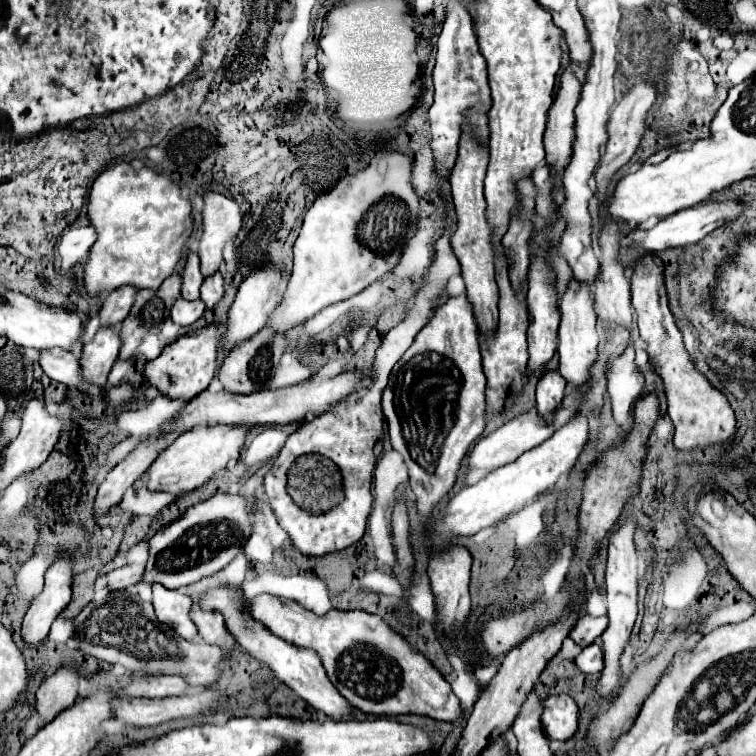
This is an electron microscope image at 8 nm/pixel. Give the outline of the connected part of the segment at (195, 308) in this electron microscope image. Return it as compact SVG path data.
M177 298L175 306L171 308L171 318L175 324L179 326L189 326L193 324L197 318L201 318L201 314L205 312L205 306L201 300L195 302L187 302L185 298Z

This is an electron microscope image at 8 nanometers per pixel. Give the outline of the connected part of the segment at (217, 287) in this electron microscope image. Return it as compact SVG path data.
M215 272L203 280L201 286L201 300L205 302L207 308L213 308L223 296L223 276L221 272Z

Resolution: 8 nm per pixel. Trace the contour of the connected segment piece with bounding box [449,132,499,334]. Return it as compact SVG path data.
M467 132L461 138L459 144L459 158L451 174L451 190L453 190L453 204L457 218L457 230L451 238L451 246L455 256L461 262L463 270L463 280L467 286L467 298L471 298L473 312L477 318L479 332L491 334L497 326L497 300L499 300L499 290L495 282L495 266L493 266L493 246L491 246L491 226L487 224L485 218L485 196L483 196L483 178L485 178L485 168L487 168L489 152L479 146Z

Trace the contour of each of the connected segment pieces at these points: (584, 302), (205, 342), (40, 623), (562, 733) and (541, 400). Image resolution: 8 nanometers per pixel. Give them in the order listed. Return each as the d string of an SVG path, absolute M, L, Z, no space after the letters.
M571 282L567 284L567 292L561 298L559 304L561 312L561 324L559 324L559 372L567 382L571 382L575 388L585 388L591 378L591 366L597 360L597 346L599 346L599 334L597 334L597 314L593 310L593 296L591 286L587 282Z
M205 326L165 346L163 352L155 360L149 360L143 368L147 384L157 388L163 396L169 396L169 398L179 398L183 402L195 398L201 390L209 386L215 370L219 368L217 356L219 356L219 344L221 344L223 332L225 328L221 326Z
M61 554L59 560L47 570L43 592L31 604L23 620L21 636L27 646L39 646L47 638L53 620L71 600L71 580L71 562L67 562L67 554Z
M559 694L543 700L541 724L547 738L551 740L571 738L577 730L577 718L579 718L579 708L571 696Z
M547 370L537 384L537 412L545 418L551 418L553 410L565 396L567 382L563 382L557 370Z

